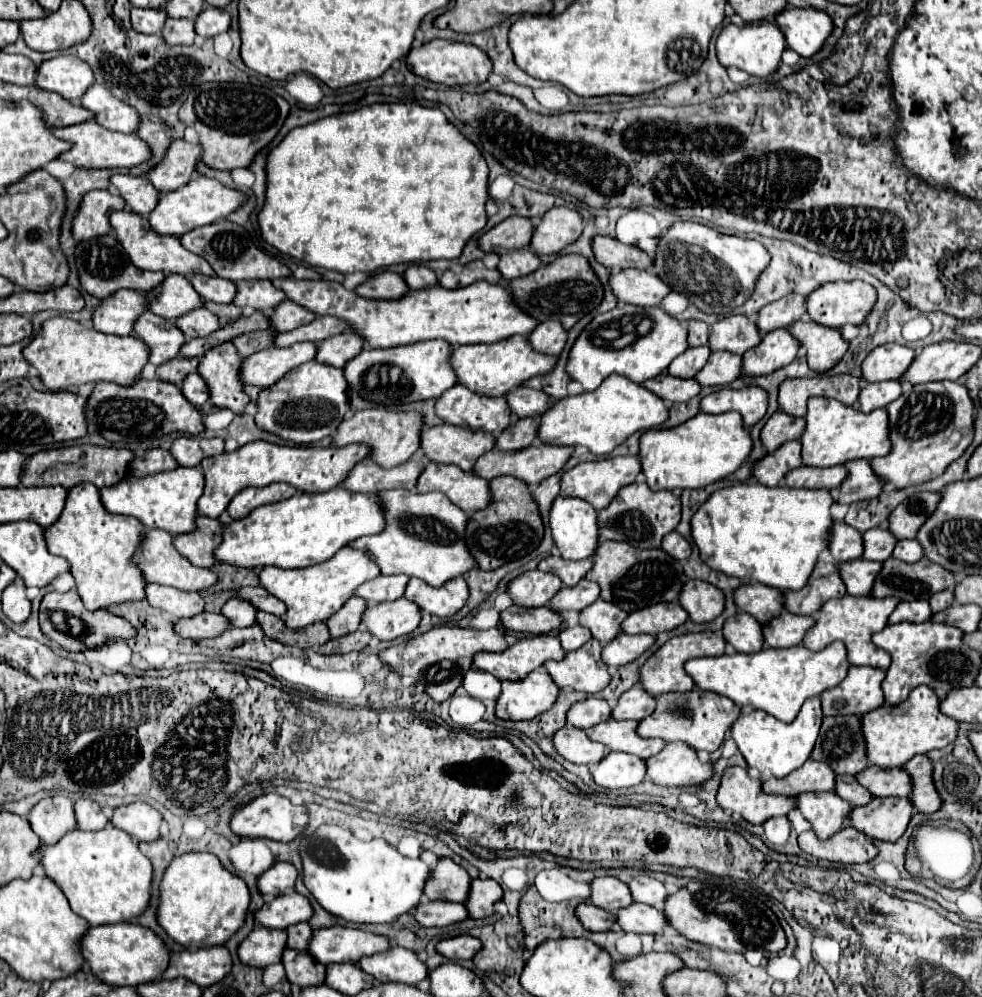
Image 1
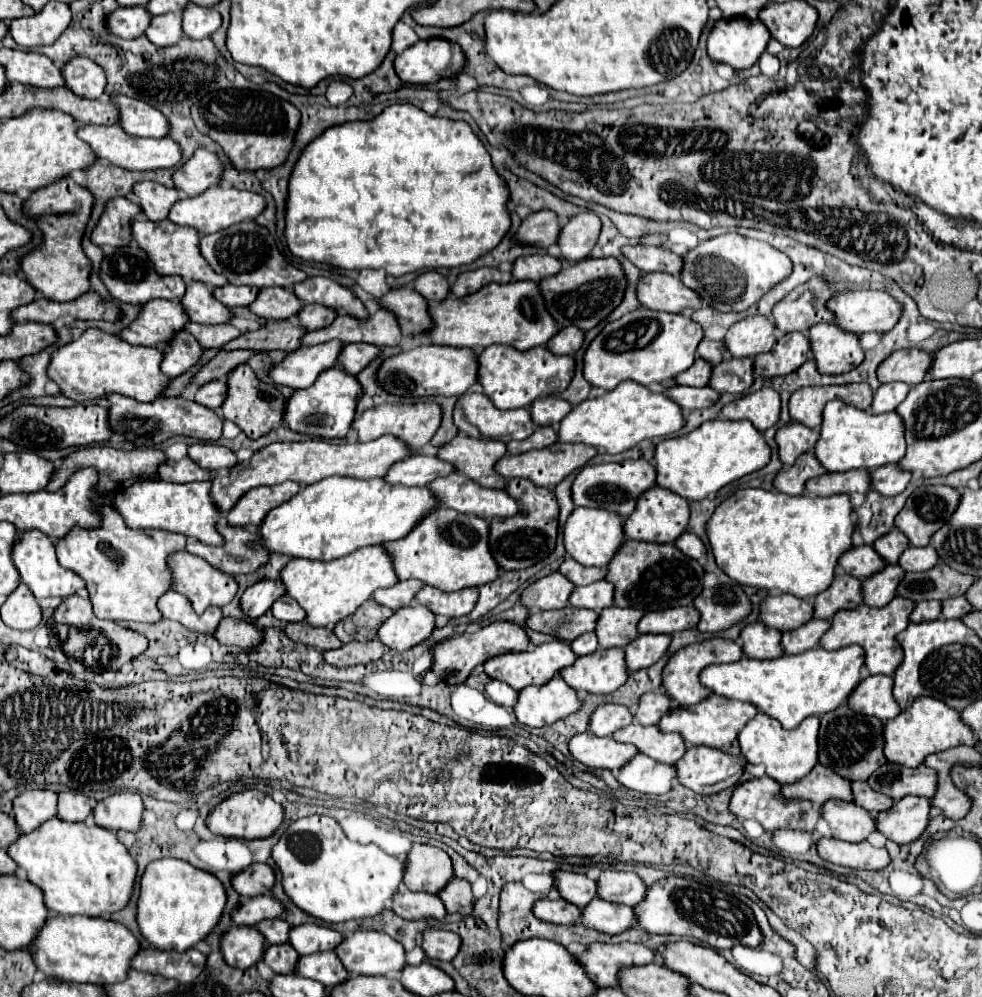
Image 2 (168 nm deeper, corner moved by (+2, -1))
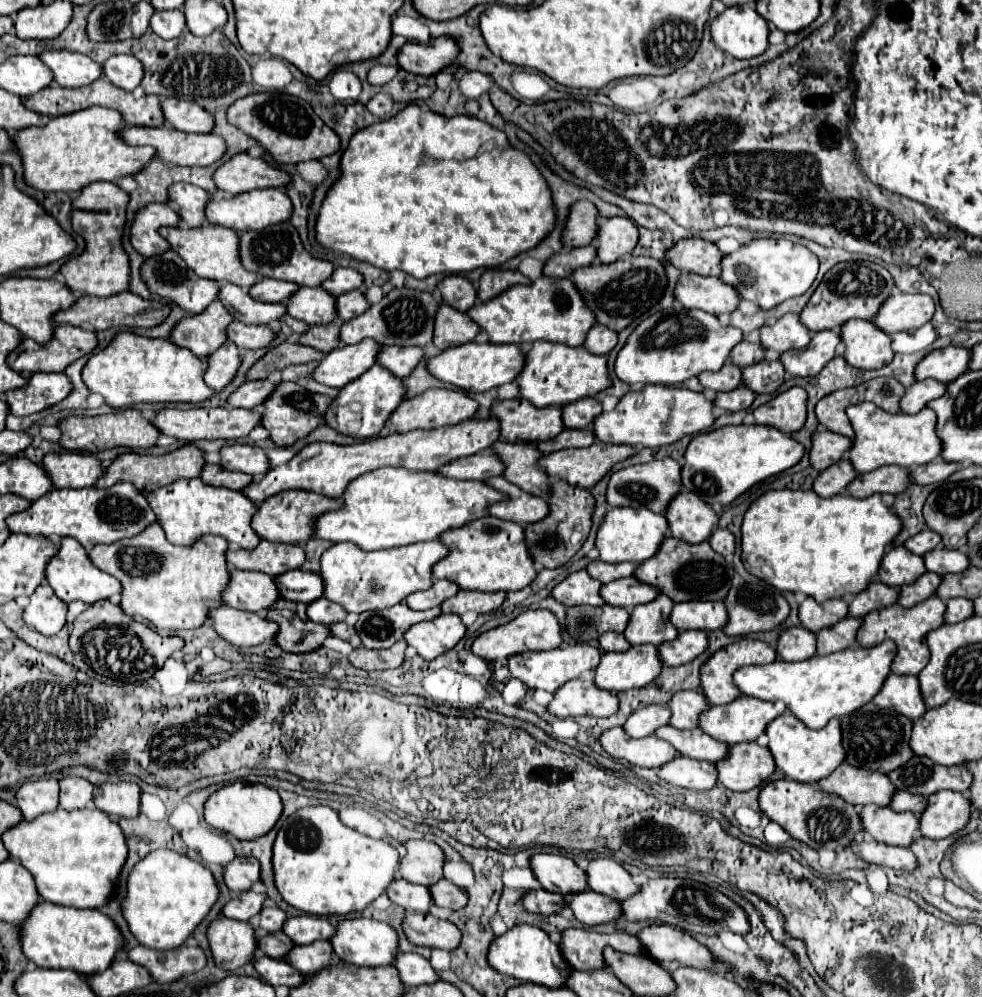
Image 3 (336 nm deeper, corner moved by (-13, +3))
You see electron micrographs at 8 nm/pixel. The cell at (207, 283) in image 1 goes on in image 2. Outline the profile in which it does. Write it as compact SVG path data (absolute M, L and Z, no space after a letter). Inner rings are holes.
M227 284L223 288L215 288L213 292L215 292L217 300L221 300L223 304L227 304L231 308L235 308L235 306L249 306L257 298L257 294L259 294L257 288L231 286L231 284Z

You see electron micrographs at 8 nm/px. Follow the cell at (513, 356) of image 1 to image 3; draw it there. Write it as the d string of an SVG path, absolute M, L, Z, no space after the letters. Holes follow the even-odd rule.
M534 342L532 348L526 352L524 368L516 376L516 384L518 384L520 396L526 398L536 408L566 406L574 400L594 396L596 392L610 386L606 356L594 356L582 346L572 348L572 346L554 344L554 342Z

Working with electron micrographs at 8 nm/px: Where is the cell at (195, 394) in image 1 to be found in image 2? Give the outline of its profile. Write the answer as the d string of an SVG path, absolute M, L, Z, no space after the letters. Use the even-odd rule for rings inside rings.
M213 380L209 384L203 384L197 390L195 402L201 406L207 406L211 410L217 410L225 402L225 396L227 396L227 382L225 380Z

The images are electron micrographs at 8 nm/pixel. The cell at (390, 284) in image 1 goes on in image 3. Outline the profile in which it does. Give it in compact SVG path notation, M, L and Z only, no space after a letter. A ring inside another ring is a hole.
M440 302L440 310L436 312L434 320L434 338L432 338L438 350L470 342L478 332L480 332L478 326L464 312L456 312L456 308Z

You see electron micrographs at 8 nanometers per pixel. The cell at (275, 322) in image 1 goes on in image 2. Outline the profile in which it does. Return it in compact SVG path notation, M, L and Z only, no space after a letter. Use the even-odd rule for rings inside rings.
M305 304L303 310L299 312L299 322L307 330L319 330L325 328L329 322L337 318L337 310L327 308L323 304Z

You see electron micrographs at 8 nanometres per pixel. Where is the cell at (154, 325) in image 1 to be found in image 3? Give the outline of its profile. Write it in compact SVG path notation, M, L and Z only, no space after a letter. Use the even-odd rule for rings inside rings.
M222 344L216 352L212 352L212 356L206 356L204 362L208 364L206 372L204 372L204 382L220 392L236 374L236 368L240 364L240 350L234 344Z

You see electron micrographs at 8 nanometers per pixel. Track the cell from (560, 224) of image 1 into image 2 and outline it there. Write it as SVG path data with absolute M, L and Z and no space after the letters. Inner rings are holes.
M581 212L581 216L573 216L563 228L559 236L561 256L571 262L581 262L589 258L593 246L597 244L601 232L601 220L595 212Z

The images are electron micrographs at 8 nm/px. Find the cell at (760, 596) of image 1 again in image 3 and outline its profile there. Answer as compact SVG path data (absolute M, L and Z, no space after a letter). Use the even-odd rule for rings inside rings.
M808 596L798 608L800 626L804 626L810 632L818 632L820 628L832 626L838 620L842 620L846 614L848 614L848 606L844 598L833 598L818 604Z

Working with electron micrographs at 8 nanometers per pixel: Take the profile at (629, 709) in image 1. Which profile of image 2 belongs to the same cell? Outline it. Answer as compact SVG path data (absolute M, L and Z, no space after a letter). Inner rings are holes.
M649 692L645 696L641 696L641 704L637 706L635 712L635 722L643 724L643 726L657 726L659 720L673 708L673 700L663 692Z

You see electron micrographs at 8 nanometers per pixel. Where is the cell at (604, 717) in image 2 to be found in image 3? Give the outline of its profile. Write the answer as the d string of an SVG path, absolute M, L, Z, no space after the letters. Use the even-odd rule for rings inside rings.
M644 706L632 712L622 728L632 738L644 738L654 734L656 728L666 726L668 720L670 720L670 712L666 706Z

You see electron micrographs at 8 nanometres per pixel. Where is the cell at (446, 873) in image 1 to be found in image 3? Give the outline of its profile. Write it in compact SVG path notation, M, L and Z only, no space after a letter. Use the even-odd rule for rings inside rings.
M410 840L408 842L408 854L402 858L400 862L400 876L412 884L422 884L422 886L432 886L438 880L444 878L444 862L446 862L446 854L444 850L436 844L436 842L428 842L428 840Z

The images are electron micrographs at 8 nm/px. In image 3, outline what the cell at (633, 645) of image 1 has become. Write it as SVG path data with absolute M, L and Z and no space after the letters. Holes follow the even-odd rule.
M686 630L680 632L676 640L660 644L660 660L664 666L680 666L694 660L708 646L708 634L704 630Z

